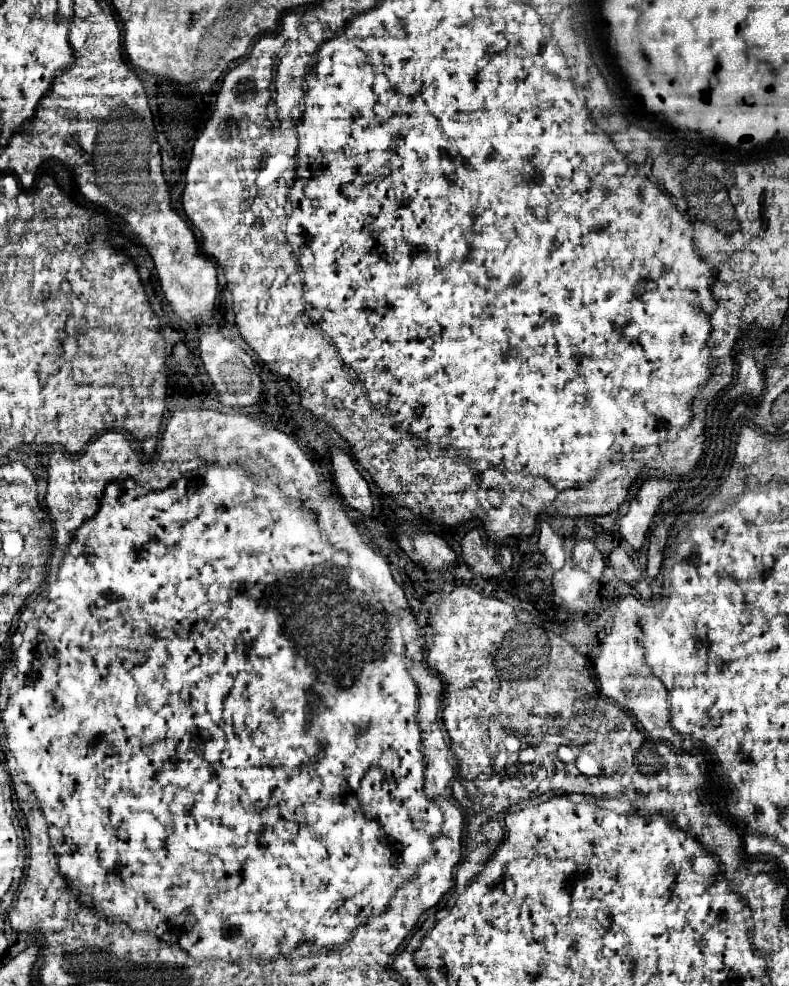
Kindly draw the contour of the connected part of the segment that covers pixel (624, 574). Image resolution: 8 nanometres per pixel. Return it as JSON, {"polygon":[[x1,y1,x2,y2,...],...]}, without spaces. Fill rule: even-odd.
{"polygon":[[615,547,609,555,609,561,617,573,617,579,627,581,631,585,635,585,641,577,643,577,643,569,637,565,637,561,621,547]]}

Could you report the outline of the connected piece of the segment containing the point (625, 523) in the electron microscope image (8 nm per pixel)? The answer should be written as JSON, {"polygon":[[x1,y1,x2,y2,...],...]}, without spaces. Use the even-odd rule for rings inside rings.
{"polygon":[[645,477,637,499,629,503,629,511,619,519,619,533,633,547,639,549,645,541,649,525,653,523,653,515,657,513,661,501,675,491,675,481]]}

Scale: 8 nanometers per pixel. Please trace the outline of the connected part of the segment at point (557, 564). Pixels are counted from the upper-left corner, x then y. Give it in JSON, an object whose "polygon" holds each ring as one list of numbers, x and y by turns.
{"polygon":[[541,519,541,525,539,525,539,549,545,555,545,559,551,563,553,569,563,567,563,563,565,563,563,541,545,519]]}

